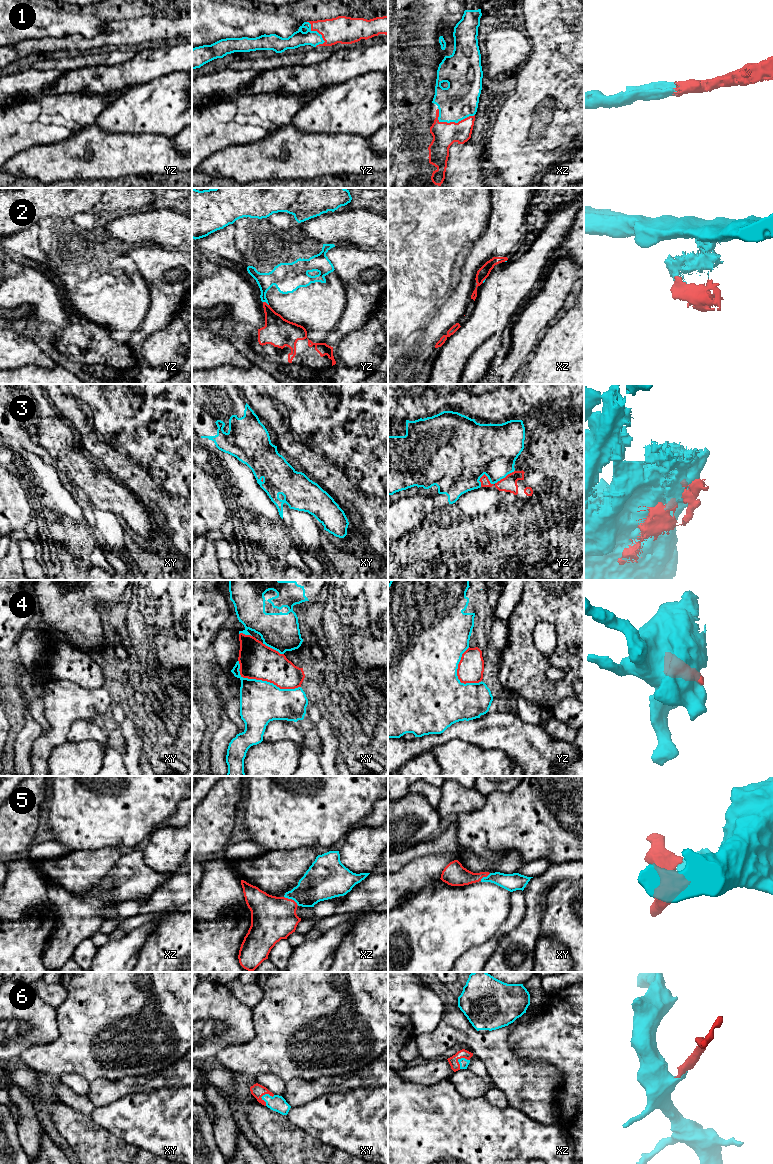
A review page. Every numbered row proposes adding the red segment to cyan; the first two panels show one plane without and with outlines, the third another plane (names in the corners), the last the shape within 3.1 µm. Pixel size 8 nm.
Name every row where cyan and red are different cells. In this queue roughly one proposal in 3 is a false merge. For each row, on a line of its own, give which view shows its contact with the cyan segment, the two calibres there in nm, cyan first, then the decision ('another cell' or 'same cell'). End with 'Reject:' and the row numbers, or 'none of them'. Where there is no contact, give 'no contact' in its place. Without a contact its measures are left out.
1: contact in xz; calibres 300 and 190 nm; same cell
2: contact in yz; calibres 220 and 220 nm; another cell
3: contact in yz; calibres 380 and 70 nm; another cell
4: contact in xy; calibres 340 and 280 nm; another cell
5: contact in xz; calibres 280 and 360 nm; same cell
6: contact in xy; calibres 130 and 110 nm; same cell
Reject: 2, 3, 4

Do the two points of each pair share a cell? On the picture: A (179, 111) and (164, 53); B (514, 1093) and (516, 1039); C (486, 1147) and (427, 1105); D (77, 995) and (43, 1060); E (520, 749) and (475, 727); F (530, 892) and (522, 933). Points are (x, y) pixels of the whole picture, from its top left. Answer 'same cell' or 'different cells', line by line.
A: different cells
B: different cells
C: same cell
D: same cell
E: same cell
F: same cell

